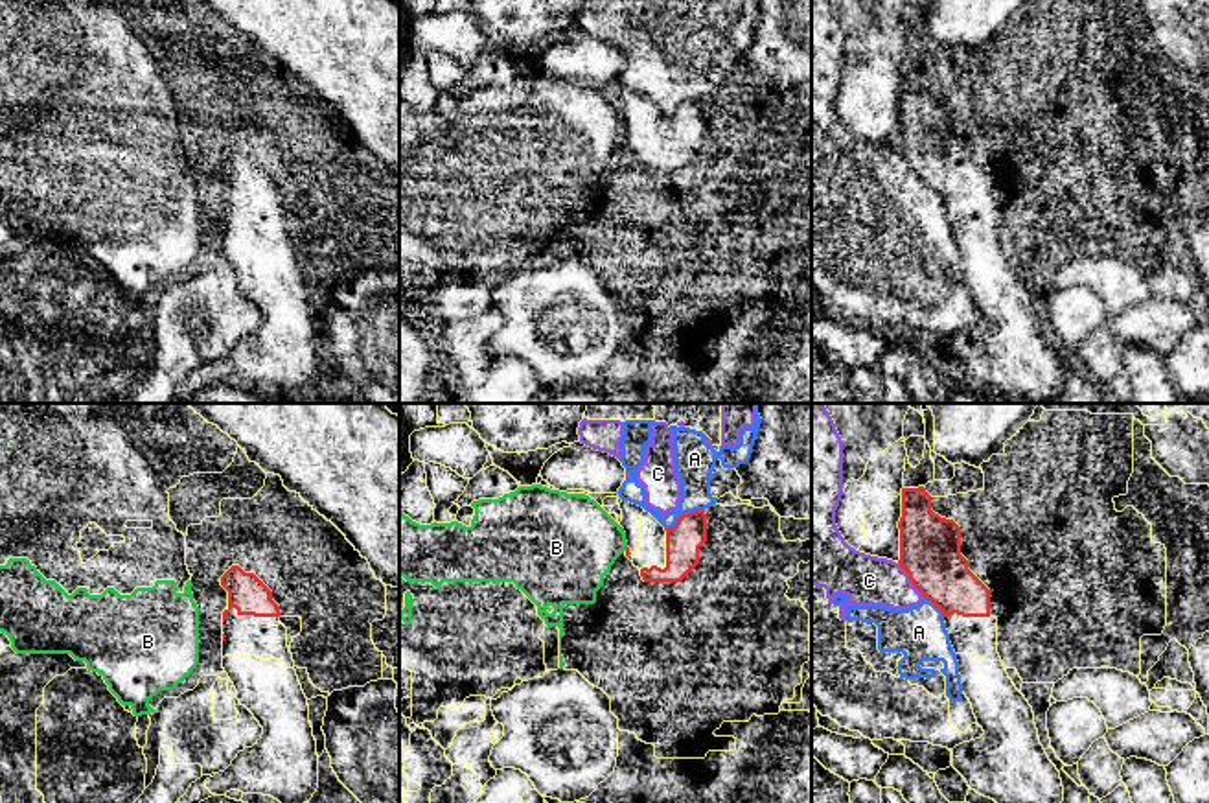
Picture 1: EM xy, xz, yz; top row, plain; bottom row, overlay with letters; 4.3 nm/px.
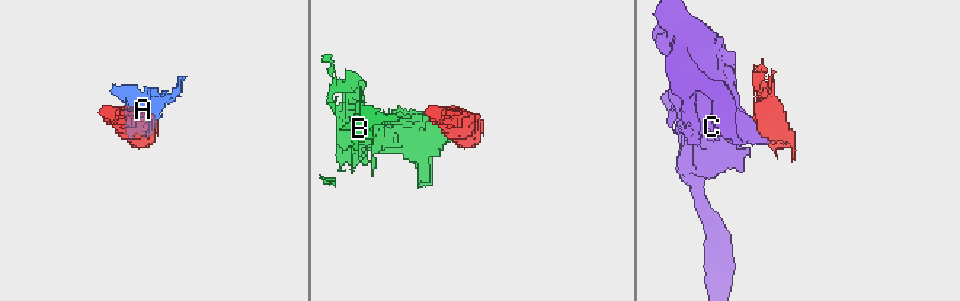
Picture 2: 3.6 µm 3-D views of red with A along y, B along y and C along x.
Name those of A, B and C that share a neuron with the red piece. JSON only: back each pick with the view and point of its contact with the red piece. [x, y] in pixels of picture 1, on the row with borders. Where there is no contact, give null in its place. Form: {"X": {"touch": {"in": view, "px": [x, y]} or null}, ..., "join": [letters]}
{"join": []}

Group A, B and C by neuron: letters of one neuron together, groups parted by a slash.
A C / B

